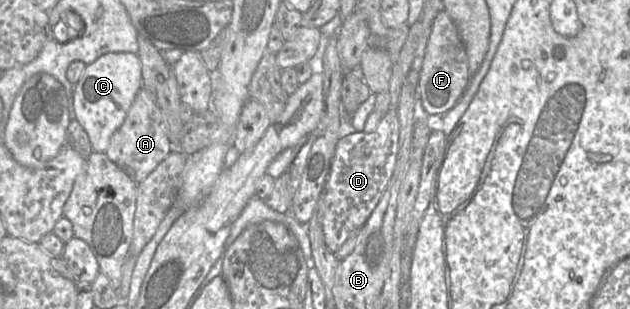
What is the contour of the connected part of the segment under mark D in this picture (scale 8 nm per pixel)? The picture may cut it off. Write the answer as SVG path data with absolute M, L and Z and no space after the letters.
M389 109L374 131L357 131L339 138L325 187L318 200L318 220L325 243L332 253L341 248L352 232L361 229L381 199L395 168L398 140L396 109Z

